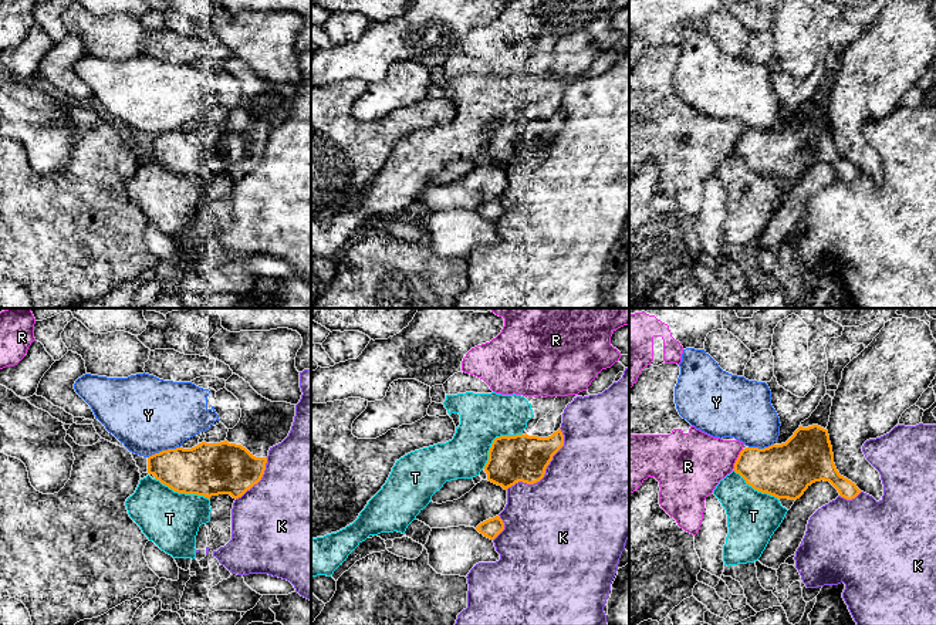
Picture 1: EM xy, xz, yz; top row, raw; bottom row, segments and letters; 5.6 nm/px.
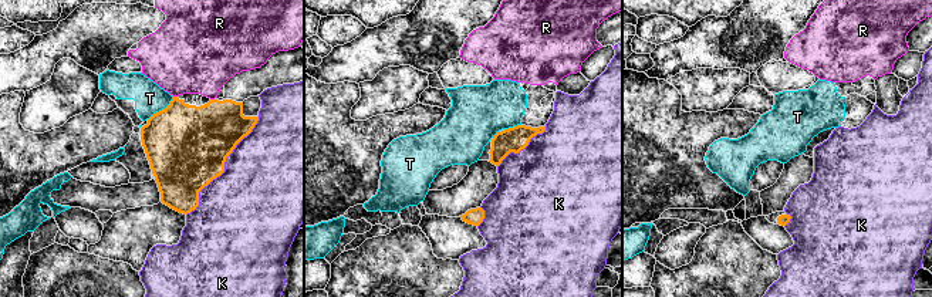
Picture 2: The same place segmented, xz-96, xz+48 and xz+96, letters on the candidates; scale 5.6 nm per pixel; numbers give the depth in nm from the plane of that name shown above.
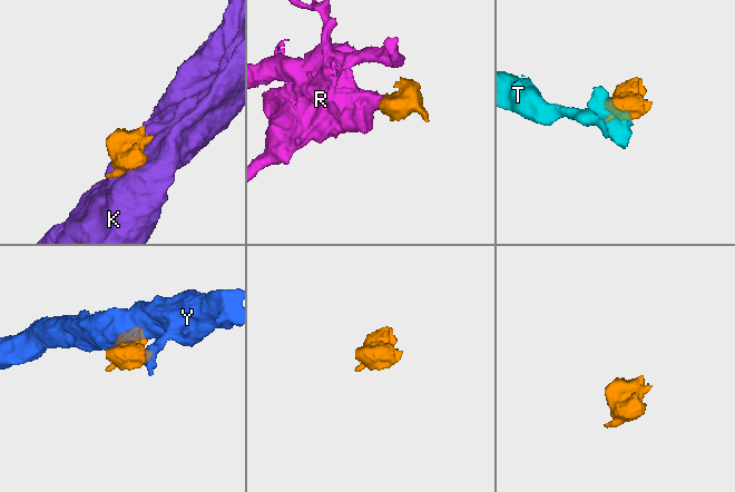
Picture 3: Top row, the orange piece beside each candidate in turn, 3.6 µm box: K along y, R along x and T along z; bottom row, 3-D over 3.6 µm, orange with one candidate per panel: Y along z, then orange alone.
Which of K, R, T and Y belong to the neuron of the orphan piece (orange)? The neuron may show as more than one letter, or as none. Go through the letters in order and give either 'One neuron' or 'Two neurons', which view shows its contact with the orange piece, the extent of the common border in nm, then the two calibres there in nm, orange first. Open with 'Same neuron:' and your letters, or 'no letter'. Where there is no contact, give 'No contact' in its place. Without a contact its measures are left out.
Same neuron: no letter
K: Two neurons. Touches orange in xz. Shared border 460 nm. Thickness 260 nm (orange) against 480 nm
R: Two neurons. Touches orange in yz. Shared border 140 nm. Thickness 300 nm (orange) against 360 nm
T: Two neurons. Touches orange in xz. Shared border 300 nm. Thickness 260 nm (orange) against 280 nm
Y: Two neurons. Touches orange in xy. Shared border 200 nm. Thickness 280 nm (orange) against 440 nm

